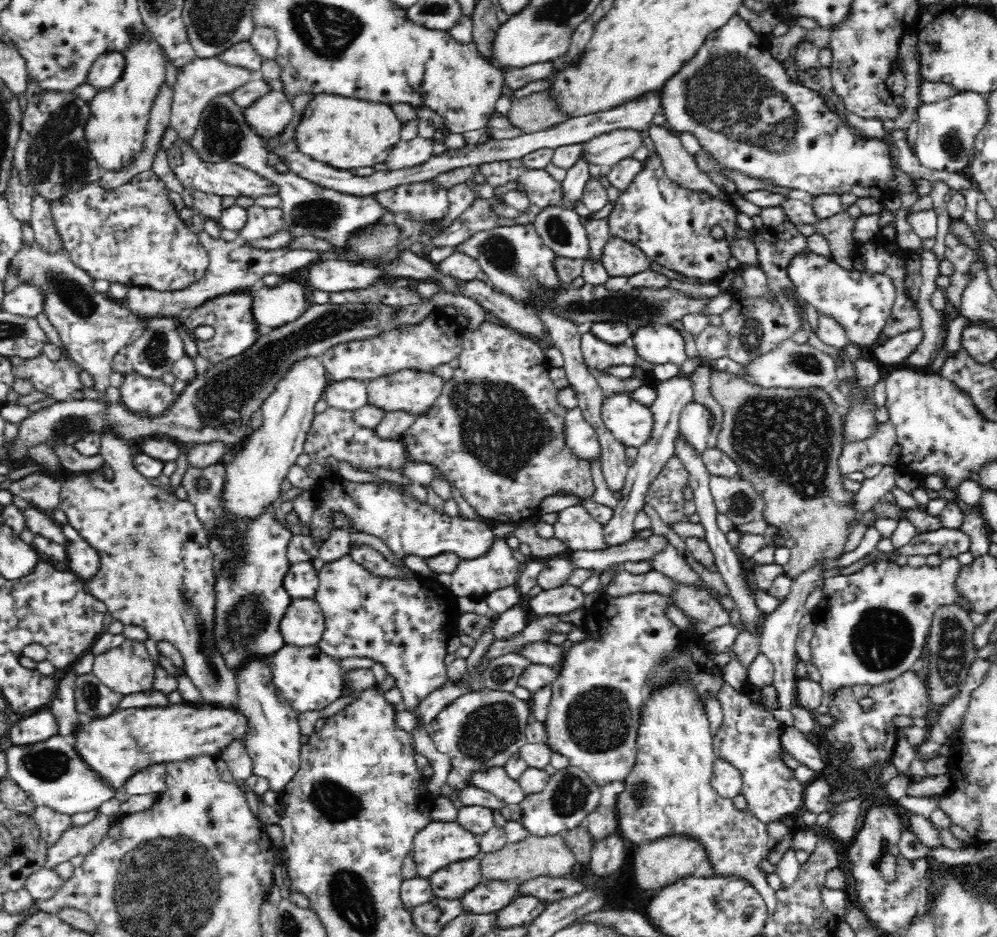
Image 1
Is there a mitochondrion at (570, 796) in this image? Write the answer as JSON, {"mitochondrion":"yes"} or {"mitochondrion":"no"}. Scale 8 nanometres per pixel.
{"mitochondrion":"yes"}

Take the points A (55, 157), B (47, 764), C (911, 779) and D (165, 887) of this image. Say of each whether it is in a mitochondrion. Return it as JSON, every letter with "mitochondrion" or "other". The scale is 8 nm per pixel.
{"A":"mitochondrion","B":"mitochondrion","C":"other","D":"mitochondrion"}

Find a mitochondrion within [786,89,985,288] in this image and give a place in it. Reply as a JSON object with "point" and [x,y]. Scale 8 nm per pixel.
{"point":[952,144]}

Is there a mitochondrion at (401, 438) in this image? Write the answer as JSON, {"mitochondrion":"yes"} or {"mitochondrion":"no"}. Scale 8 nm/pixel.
{"mitochondrion":"no"}

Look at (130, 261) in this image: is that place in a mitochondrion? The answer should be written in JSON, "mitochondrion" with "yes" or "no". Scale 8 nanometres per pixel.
{"mitochondrion":"no"}

